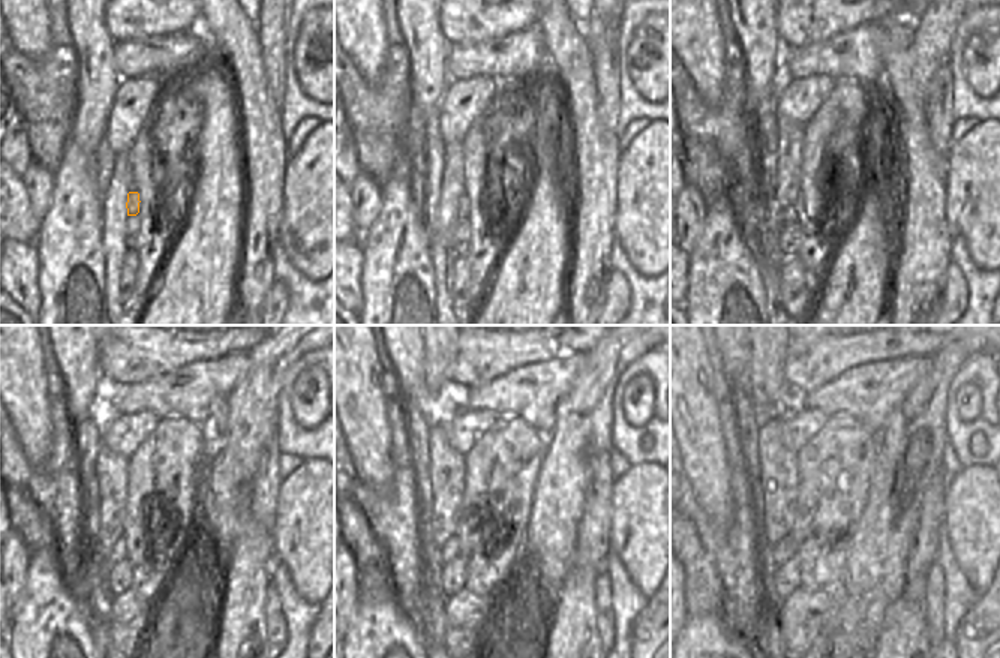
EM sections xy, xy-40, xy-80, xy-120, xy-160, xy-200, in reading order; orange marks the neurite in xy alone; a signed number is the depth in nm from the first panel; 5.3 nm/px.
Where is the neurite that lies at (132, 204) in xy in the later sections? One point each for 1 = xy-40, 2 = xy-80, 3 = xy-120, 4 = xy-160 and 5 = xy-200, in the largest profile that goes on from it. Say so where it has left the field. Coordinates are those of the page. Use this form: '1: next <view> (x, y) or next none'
1: next xy-40 (462, 203)
2: next xy-80 (789, 216)
3: next xy-120 (117, 553)
4: next xy-160 (450, 549)
5: next xy-200 (784, 549)

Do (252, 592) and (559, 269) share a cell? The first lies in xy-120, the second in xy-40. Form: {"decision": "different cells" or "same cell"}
{"decision": "different cells"}

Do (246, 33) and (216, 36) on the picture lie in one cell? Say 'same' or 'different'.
same

